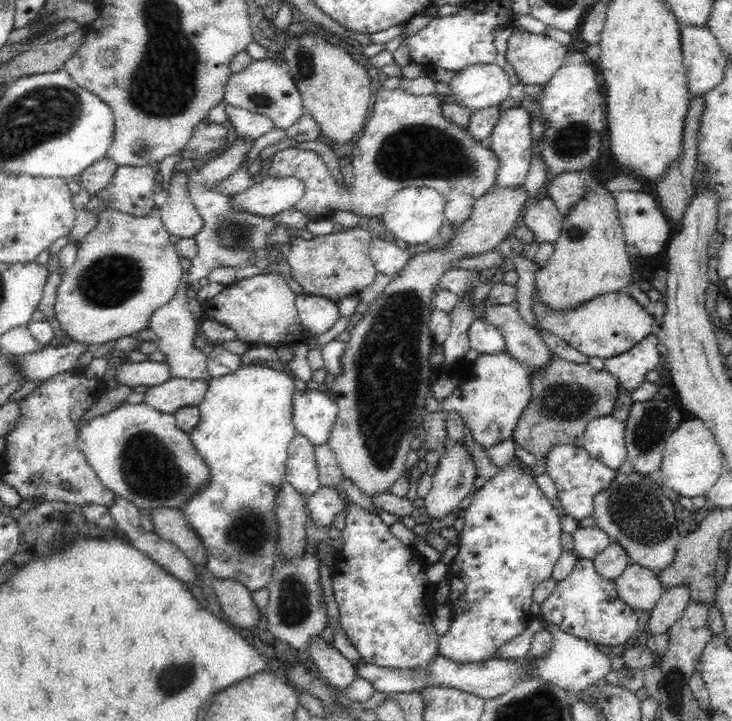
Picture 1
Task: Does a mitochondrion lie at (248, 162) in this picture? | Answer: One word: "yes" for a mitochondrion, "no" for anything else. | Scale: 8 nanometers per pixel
no

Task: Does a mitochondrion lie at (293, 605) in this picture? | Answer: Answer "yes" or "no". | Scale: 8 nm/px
yes

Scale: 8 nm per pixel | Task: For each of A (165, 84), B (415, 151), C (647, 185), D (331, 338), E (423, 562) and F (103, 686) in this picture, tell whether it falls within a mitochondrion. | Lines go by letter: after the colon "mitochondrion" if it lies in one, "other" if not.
A: mitochondrion
B: mitochondrion
C: other
D: other
E: other
F: other

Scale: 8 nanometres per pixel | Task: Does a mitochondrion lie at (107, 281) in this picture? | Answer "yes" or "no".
yes

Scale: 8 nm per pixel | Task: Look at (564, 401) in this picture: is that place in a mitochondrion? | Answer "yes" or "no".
yes

